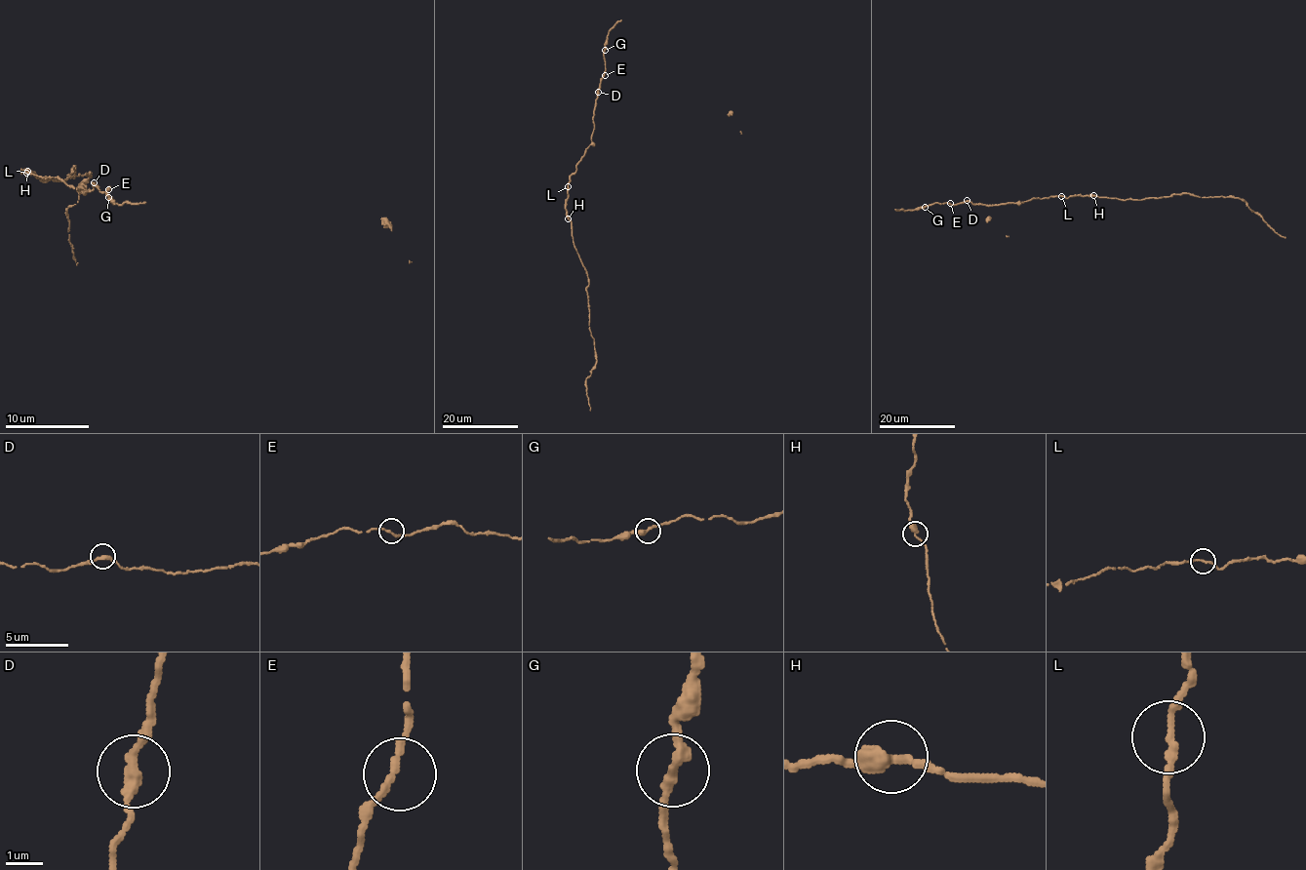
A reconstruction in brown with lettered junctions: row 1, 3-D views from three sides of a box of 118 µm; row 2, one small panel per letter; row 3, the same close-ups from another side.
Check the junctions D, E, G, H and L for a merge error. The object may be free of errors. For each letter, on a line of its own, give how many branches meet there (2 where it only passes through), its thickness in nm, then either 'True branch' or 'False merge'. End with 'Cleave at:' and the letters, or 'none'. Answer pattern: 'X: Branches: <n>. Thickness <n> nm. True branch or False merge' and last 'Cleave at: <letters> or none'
D: Branches: 2. Thickness 280 nm. True branch
E: Branches: 2. Thickness 200 nm. True branch
G: Branches: 2. Thickness 320 nm. True branch
H: Branches: 2. Thickness 340 nm. False merge
L: Branches: 2. Thickness 200 nm. True branch
Cleave at: H

